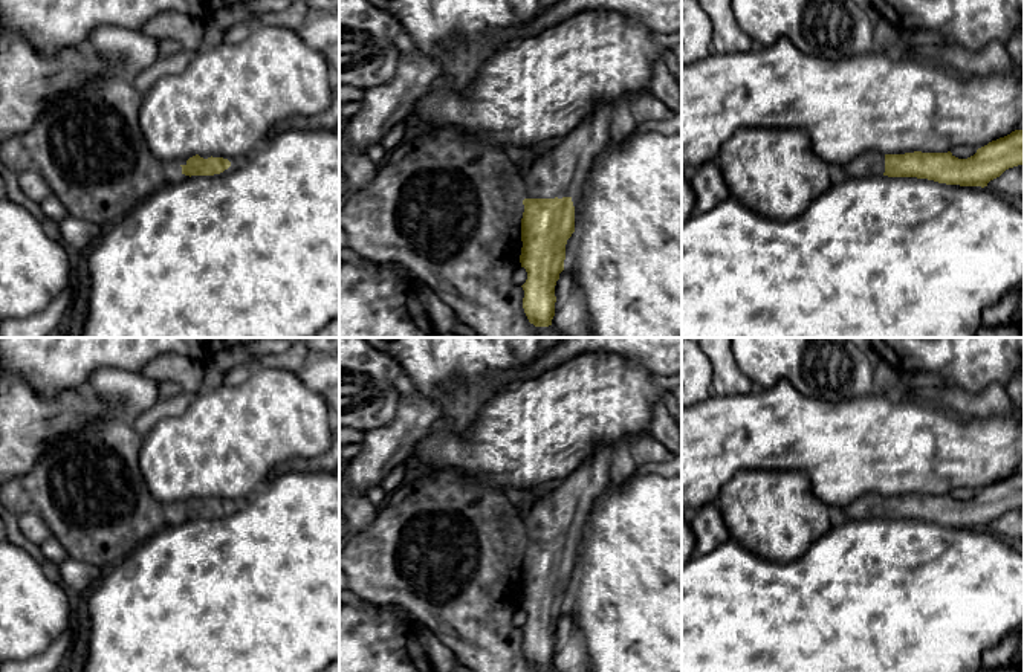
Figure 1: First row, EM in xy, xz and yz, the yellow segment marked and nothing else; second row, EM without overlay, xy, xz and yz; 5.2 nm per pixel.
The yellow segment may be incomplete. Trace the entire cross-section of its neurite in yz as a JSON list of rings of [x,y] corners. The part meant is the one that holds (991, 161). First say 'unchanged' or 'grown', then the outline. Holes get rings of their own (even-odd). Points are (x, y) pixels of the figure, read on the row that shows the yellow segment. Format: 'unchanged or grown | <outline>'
grown | [[[1024,128],[989,142],[967,159],[948,153],[882,154],[867,151],[836,171],[838,177],[917,177],[946,185],[987,186],[1006,170],[1024,165]]]

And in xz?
grown | [[[610,102],[599,104],[582,122],[579,122],[564,137],[553,142],[540,156],[521,179],[524,212],[521,218],[521,267],[527,272],[527,279],[521,286],[524,290],[523,309],[530,324],[549,327],[555,316],[555,286],[564,270],[565,244],[575,232],[575,206],[572,195],[598,154],[610,142],[608,127],[616,111]]]

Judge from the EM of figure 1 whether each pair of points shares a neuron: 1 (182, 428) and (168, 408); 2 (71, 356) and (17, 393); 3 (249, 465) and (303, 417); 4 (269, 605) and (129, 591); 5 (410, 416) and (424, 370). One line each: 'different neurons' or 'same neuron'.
1: different neurons
2: different neurons
3: same neuron
4: same neuron
5: different neurons

